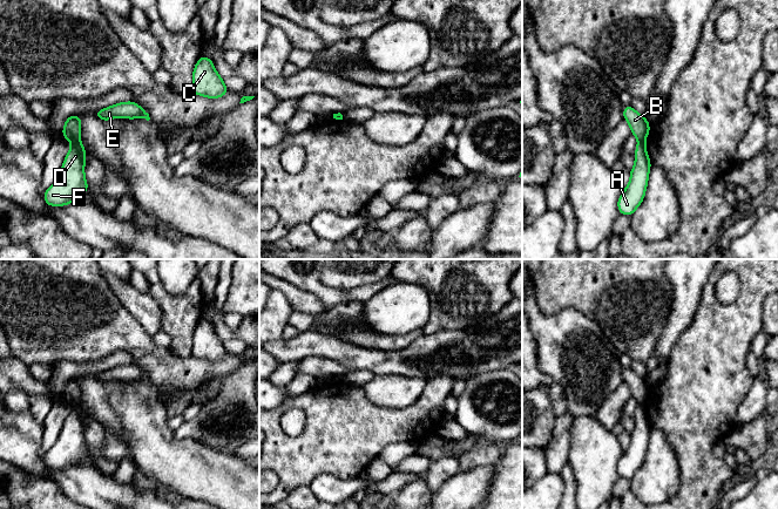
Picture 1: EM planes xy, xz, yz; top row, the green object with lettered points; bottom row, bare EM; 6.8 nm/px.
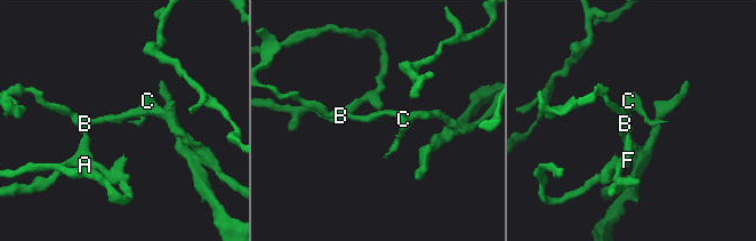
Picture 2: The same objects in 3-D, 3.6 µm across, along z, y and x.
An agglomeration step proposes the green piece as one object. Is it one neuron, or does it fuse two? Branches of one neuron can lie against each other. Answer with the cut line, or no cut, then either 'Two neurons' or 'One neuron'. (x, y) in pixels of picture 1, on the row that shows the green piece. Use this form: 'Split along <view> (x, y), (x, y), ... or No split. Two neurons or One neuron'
Split along xy (79, 140), (72, 142). Two neurons

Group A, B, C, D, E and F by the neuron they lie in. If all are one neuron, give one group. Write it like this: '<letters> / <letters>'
A D F / B C E

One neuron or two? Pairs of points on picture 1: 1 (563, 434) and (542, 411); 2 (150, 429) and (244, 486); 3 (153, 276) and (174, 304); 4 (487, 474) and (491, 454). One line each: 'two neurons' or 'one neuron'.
1: two neurons
2: one neuron
3: one neuron
4: two neurons

